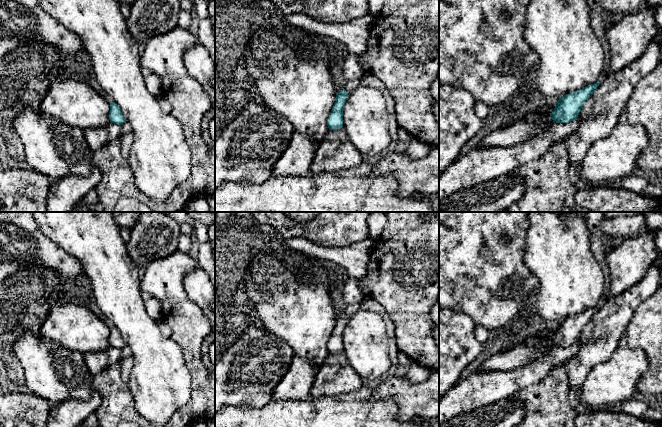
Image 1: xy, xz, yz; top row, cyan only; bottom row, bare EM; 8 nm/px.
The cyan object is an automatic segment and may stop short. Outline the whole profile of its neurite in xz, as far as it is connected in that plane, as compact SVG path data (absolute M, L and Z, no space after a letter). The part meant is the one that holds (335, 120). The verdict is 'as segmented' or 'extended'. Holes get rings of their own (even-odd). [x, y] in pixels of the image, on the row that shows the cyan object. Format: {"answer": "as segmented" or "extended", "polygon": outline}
{"answer": "as segmented", "polygon": "M343 88L336 94L335 102L327 120L329 130L343 127L343 107L346 103L348 92Z"}

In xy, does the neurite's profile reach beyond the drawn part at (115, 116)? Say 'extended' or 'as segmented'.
as segmented

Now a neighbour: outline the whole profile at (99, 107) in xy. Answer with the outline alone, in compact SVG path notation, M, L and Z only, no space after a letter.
M73 79L53 81L40 109L82 131L110 123L108 100L88 84Z

